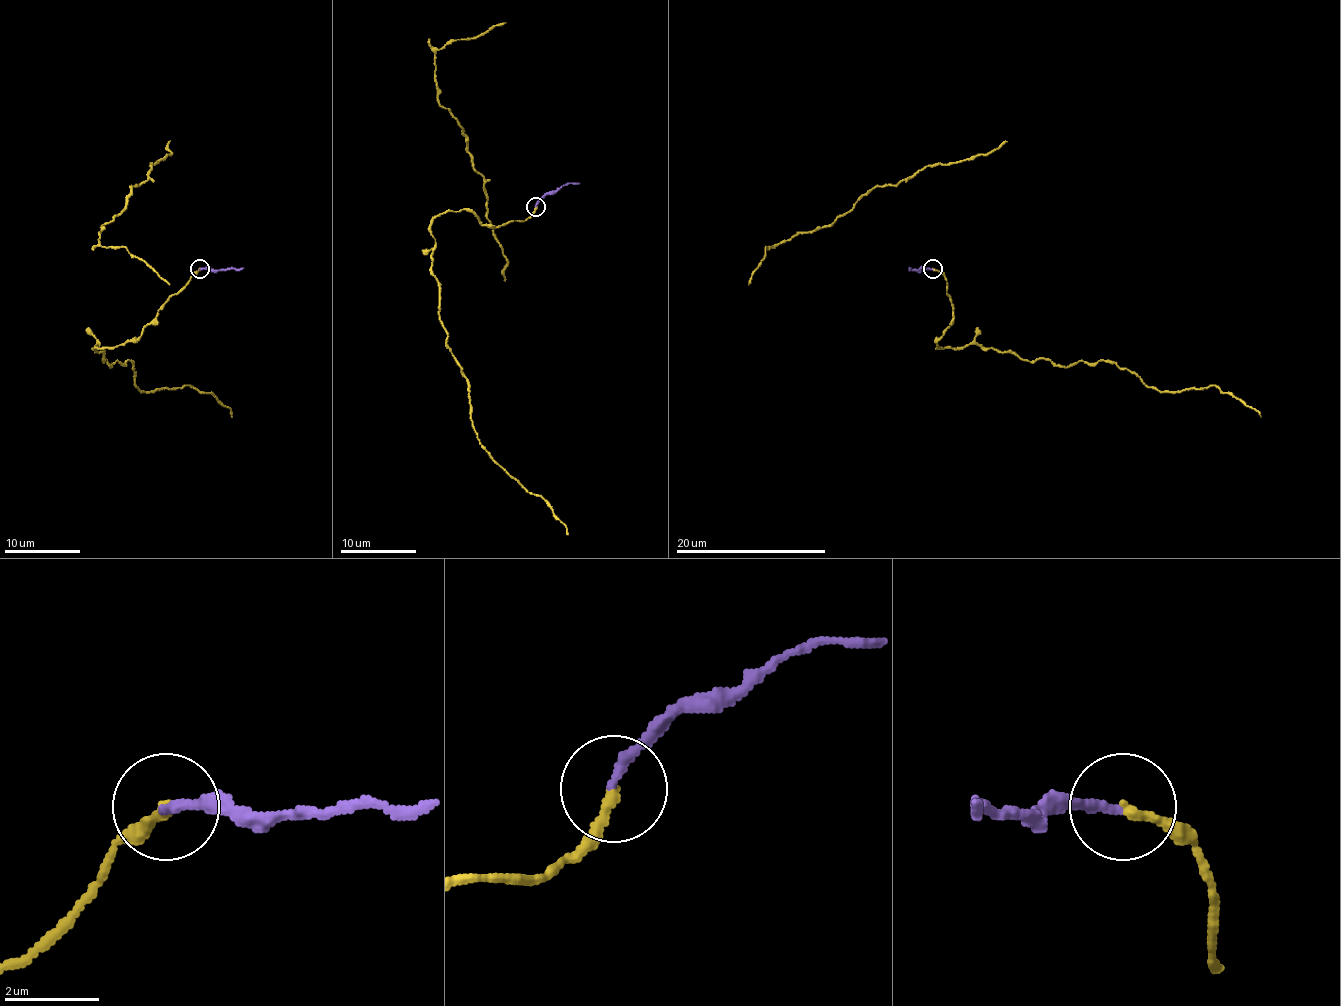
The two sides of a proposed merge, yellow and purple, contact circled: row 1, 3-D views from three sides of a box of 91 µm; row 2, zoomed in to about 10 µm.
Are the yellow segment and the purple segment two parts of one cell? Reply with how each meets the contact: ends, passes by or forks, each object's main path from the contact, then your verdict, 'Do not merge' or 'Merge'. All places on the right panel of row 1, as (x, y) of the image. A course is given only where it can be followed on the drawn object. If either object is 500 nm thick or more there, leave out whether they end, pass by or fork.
At the ring yellow ends. At the ring purple ends. Course of yellow: (933, 269), (952, 303), (937, 346), (997, 348), (1061, 365), (1104, 360), (1167, 392), (1216, 386), (1261, 416). Course of purple: (933, 269), (908, 267). Merge

